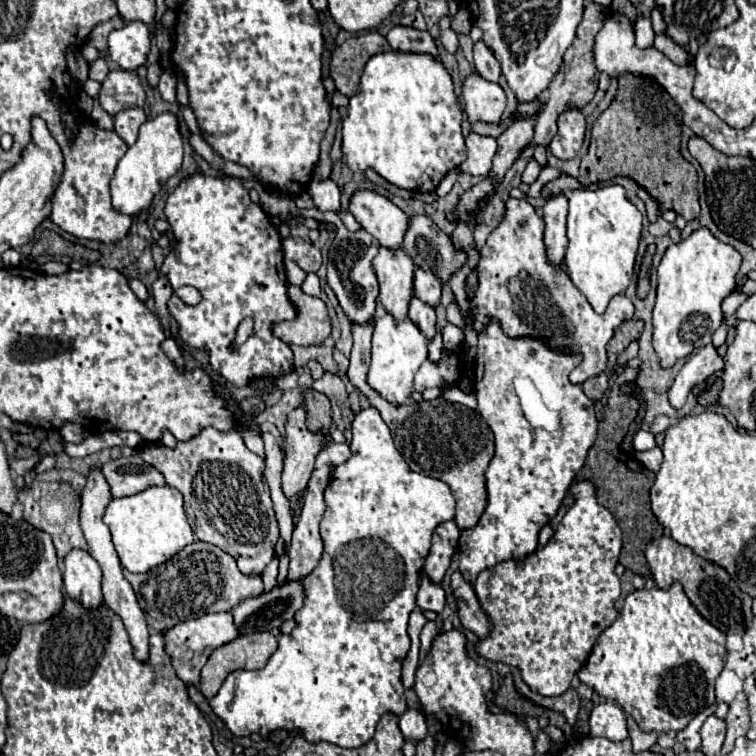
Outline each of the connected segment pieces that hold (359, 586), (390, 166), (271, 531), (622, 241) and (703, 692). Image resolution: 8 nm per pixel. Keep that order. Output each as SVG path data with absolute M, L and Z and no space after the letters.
M368 407L362 409L354 423L352 423L352 443L350 443L352 455L346 463L338 465L334 469L334 479L330 481L328 489L324 491L324 501L326 501L326 513L322 517L320 523L320 535L324 541L324 553L322 559L318 563L318 567L304 579L306 583L306 599L304 599L304 607L296 613L296 627L292 629L290 635L282 635L278 641L278 649L276 653L270 657L268 665L264 669L258 671L246 671L246 669L238 669L232 671L220 691L210 699L210 707L214 709L214 713L228 725L228 729L238 735L238 737L246 737L250 733L258 733L260 737L268 737L272 731L276 729L288 729L290 733L294 729L298 729L300 733L304 733L304 737L308 741L328 741L340 747L360 747L362 743L368 743L372 739L372 733L376 729L378 719L392 711L396 715L402 715L406 711L406 699L404 699L404 687L402 687L402 679L400 679L400 671L402 671L402 659L408 653L410 647L410 637L408 637L408 617L416 607L416 593L418 593L418 583L420 583L420 567L428 555L430 549L430 539L432 539L432 529L436 529L436 525L440 525L444 519L454 519L454 497L448 489L448 485L444 485L440 479L432 479L420 473L414 473L408 463L404 461L404 457L400 455L400 451L394 447L392 435L388 425L382 421L378 409Z
M386 51L370 57L360 79L360 89L350 97L348 115L342 121L342 153L352 171L364 171L370 167L396 187L418 193L436 191L444 175L460 167L466 159L462 111L444 65L440 65L432 55L400 51Z
M206 427L192 439L178 441L174 449L162 443L148 443L136 453L156 467L170 487L182 493L186 519L200 541L218 545L236 557L242 573L260 575L264 571L274 557L280 531L268 485L262 479L264 459L244 445L238 431Z
M606 185L594 191L578 189L570 195L566 273L586 295L596 313L604 313L610 299L626 291L634 277L636 251L642 231L640 211L626 199L624 187Z
M674 583L670 589L640 589L634 591L626 597L626 603L618 615L618 619L598 637L588 661L584 663L584 667L578 671L578 677L584 685L588 685L590 689L594 689L600 697L612 699L616 701L628 715L634 717L634 721L638 723L638 727L642 731L656 731L656 733L668 733L668 731L682 731L702 709L706 709L708 705L714 703L714 681L720 675L722 667L724 667L724 655L726 655L726 635L720 633L714 625L710 625L708 621L704 621L704 617L700 617L700 613L694 609L694 605L688 601L684 589L680 583Z

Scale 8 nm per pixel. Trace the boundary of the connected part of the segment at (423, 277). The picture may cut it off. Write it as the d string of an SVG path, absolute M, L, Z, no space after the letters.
M416 269L416 273L414 273L414 295L422 303L436 309L440 305L440 293L442 293L440 281L436 281L436 277L432 277L432 273L424 273L422 269Z

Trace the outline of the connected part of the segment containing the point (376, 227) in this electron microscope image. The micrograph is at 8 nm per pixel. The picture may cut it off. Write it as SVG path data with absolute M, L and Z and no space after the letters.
M356 191L350 199L350 213L382 247L390 251L402 249L402 239L410 219L390 199L374 191Z

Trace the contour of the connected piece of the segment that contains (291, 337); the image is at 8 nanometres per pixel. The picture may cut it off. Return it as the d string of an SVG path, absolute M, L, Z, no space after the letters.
M290 285L288 295L298 309L298 317L274 325L274 333L290 345L318 345L332 333L328 309L322 299L306 295L300 287Z

